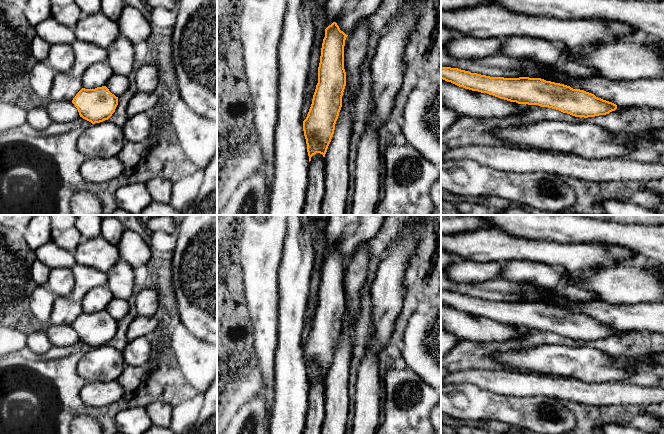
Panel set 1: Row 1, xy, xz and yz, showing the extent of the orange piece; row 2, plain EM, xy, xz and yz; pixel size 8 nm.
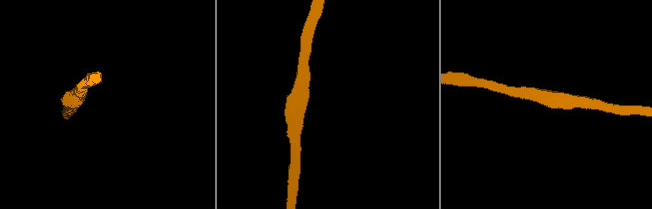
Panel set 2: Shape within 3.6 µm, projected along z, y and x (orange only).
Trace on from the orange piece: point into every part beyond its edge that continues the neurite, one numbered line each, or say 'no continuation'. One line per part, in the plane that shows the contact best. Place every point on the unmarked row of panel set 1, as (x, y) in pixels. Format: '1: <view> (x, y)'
no continuation

